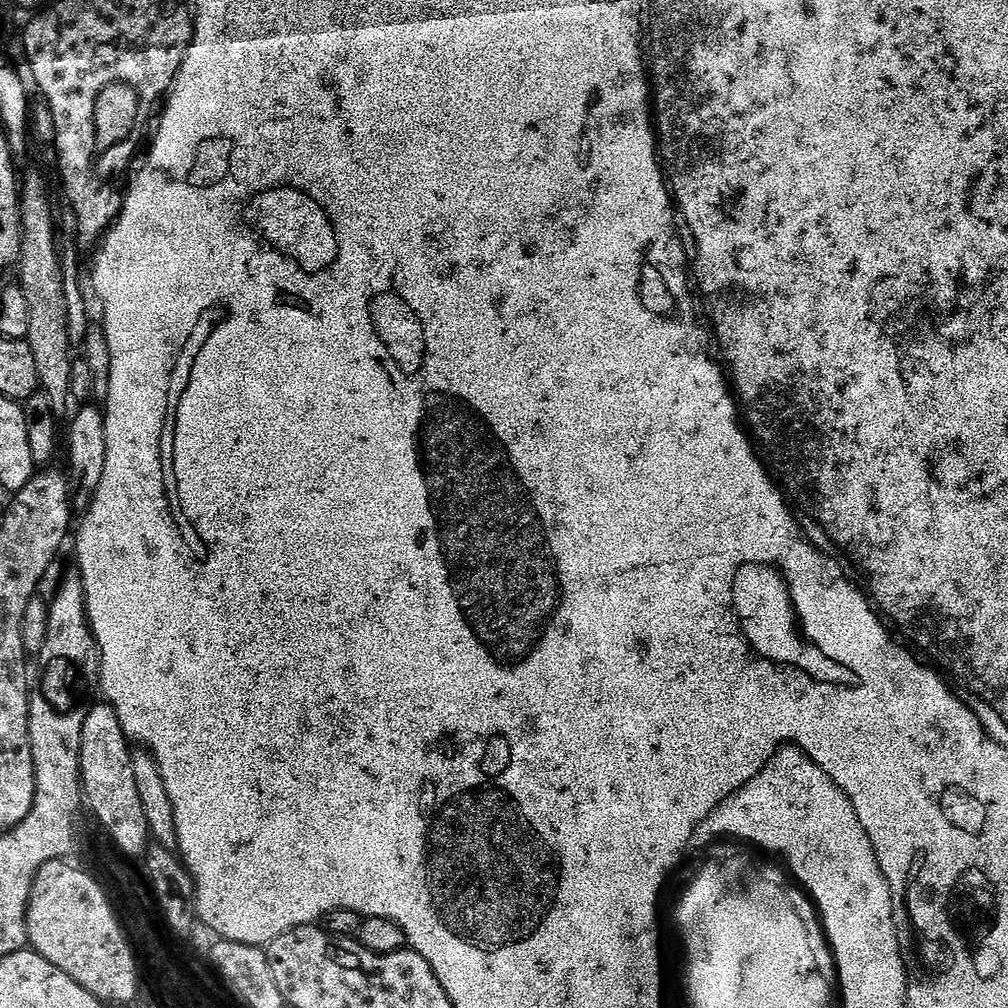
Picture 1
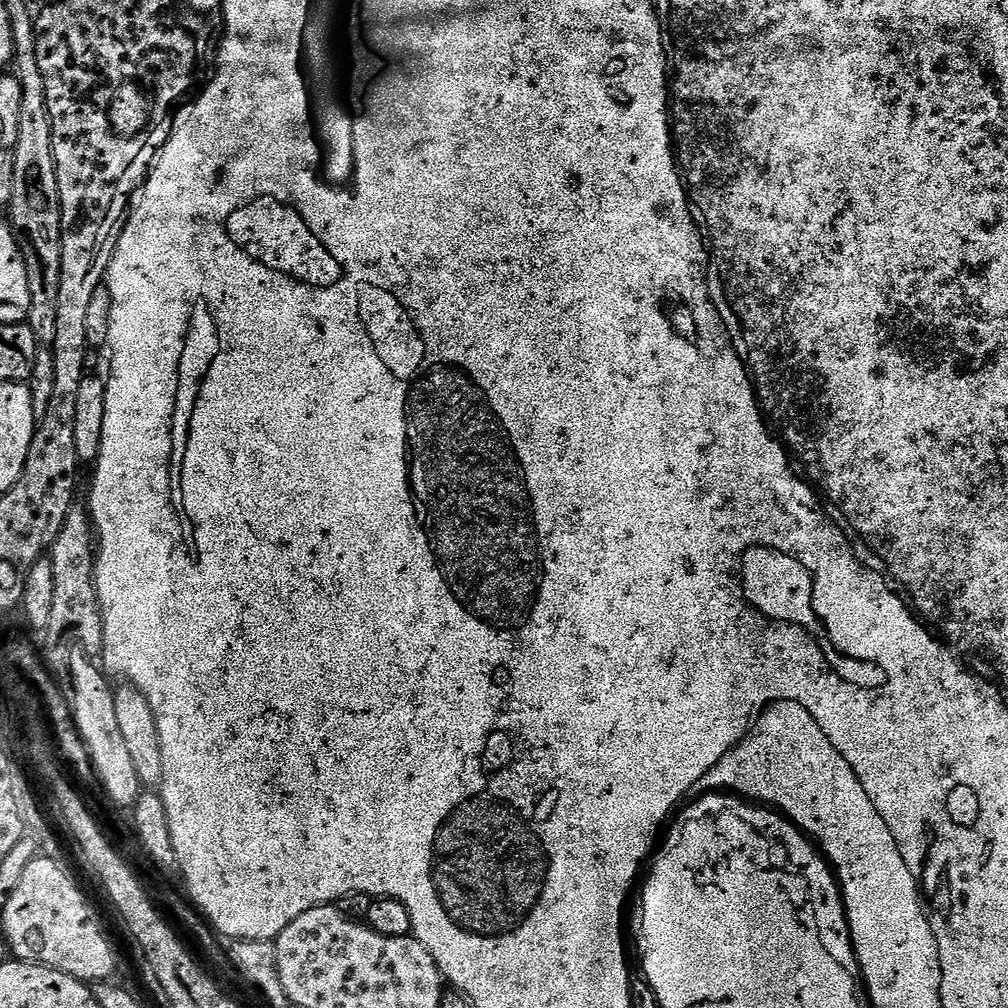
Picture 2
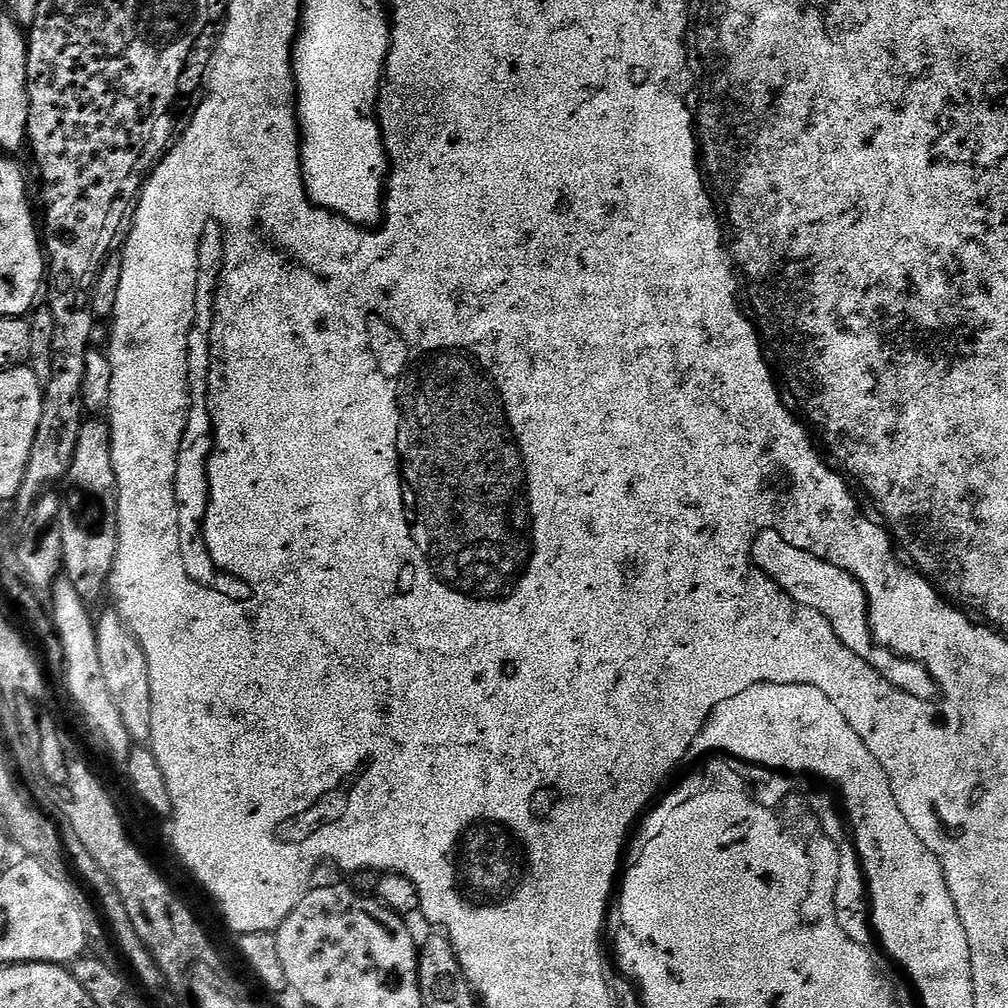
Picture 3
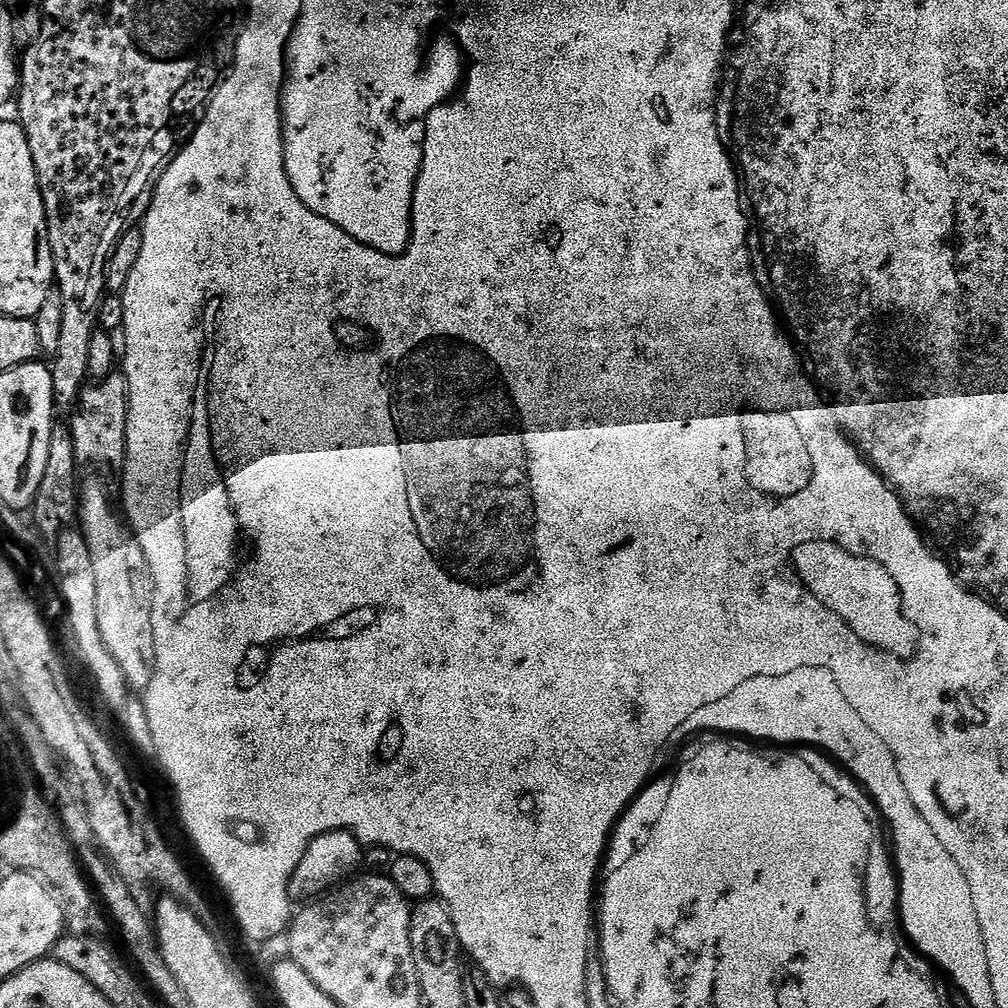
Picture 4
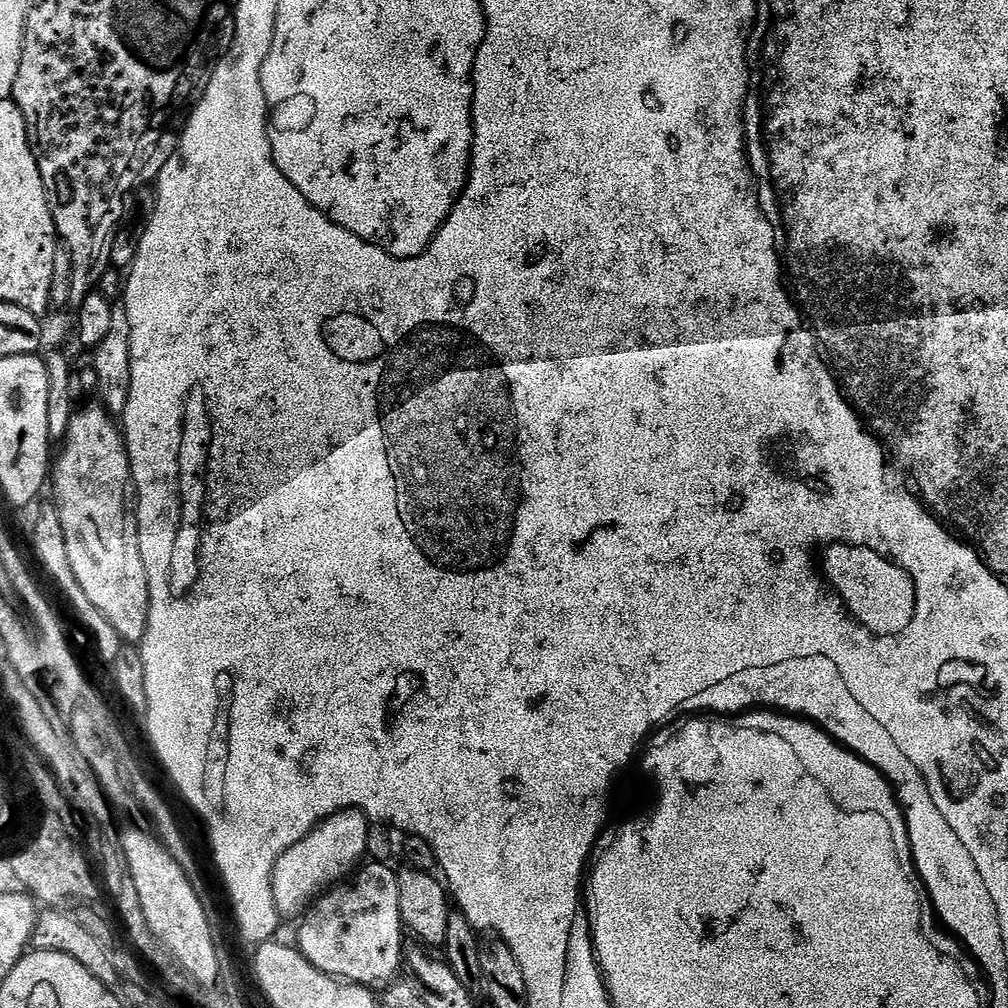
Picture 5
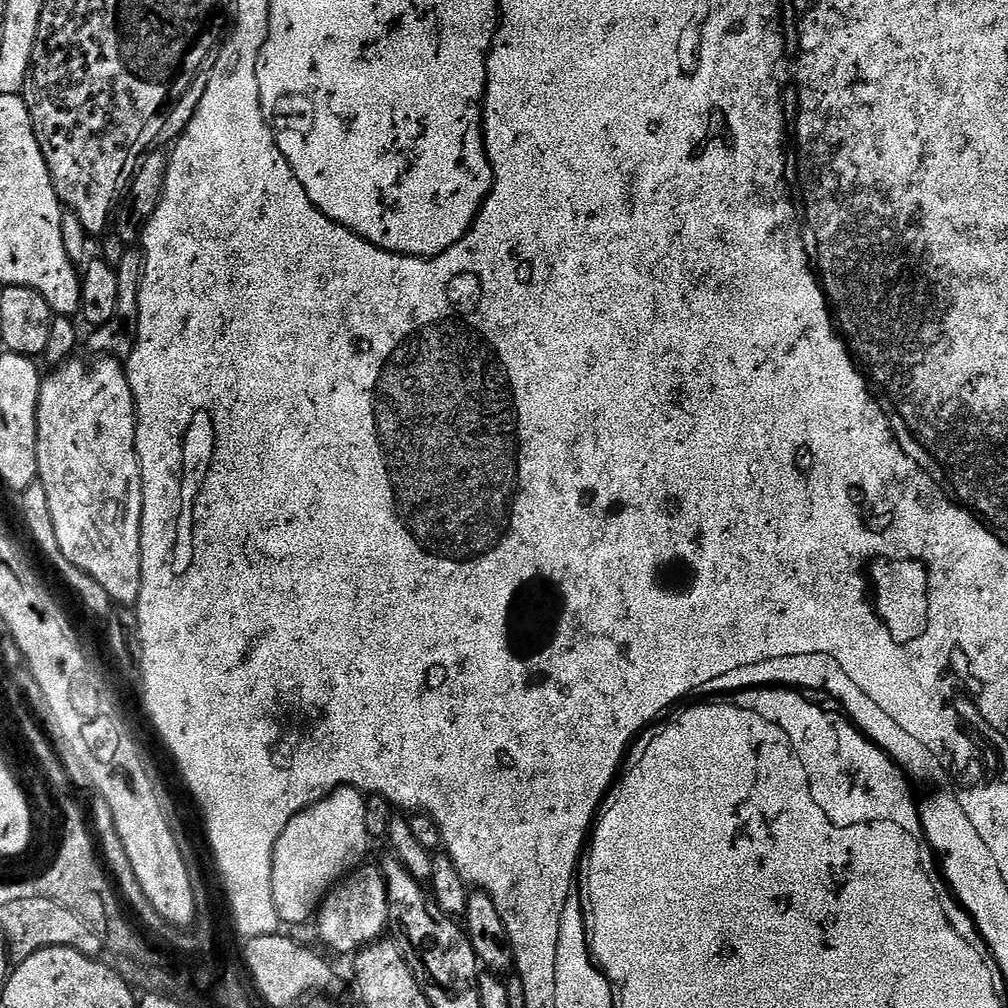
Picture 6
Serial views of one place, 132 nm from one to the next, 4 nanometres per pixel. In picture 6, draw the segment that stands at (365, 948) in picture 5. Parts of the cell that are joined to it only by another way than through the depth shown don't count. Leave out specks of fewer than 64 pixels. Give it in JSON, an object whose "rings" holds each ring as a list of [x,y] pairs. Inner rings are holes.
{"rings":[[[357,867],[347,873],[339,884],[324,897],[314,917],[320,931],[321,945],[336,952],[355,954],[368,944],[381,939],[388,928],[388,899],[384,873],[379,867]]]}

